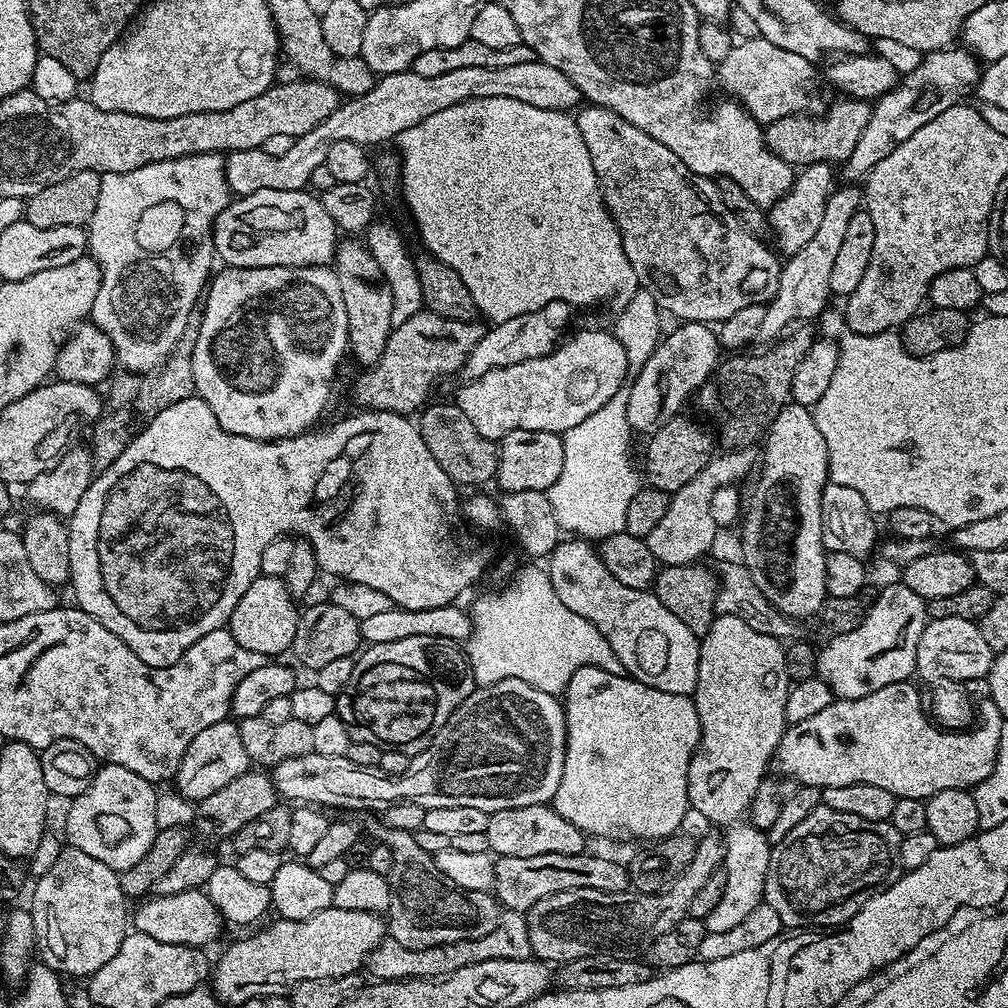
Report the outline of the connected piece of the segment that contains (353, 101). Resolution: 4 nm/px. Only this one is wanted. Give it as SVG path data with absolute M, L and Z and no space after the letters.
M537 59L514 62L514 66L469 66L437 74L435 78L425 78L411 70L381 75L366 94L345 99L326 122L320 122L314 130L296 137L290 150L277 156L264 148L227 153L224 173L229 193L241 197L258 194L258 190L307 189L313 171L326 162L326 154L330 154L334 142L373 146L387 140L395 141L400 133L418 126L418 122L426 122L430 114L450 110L450 106L474 98L515 98L517 102L526 102L526 106L555 112L575 109L582 100L574 82L570 82L562 70L554 70L554 66L546 66L546 62Z

